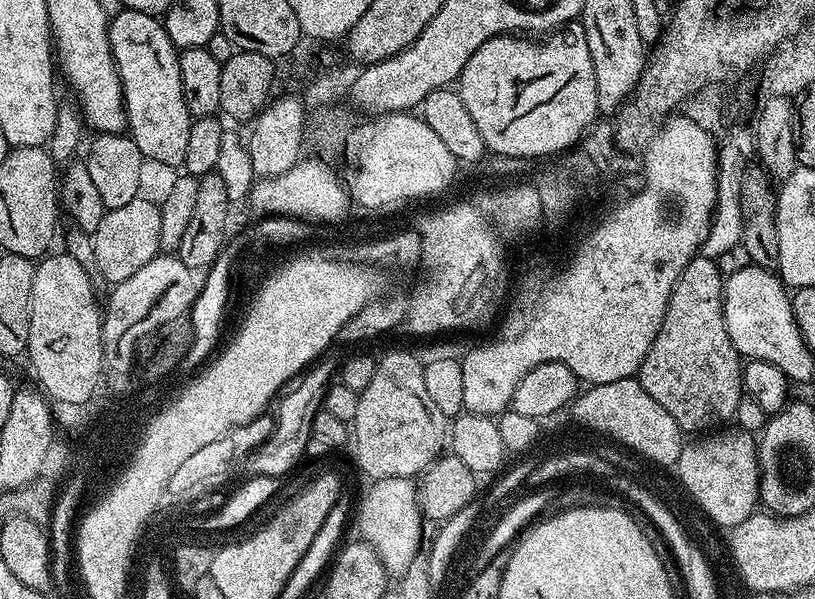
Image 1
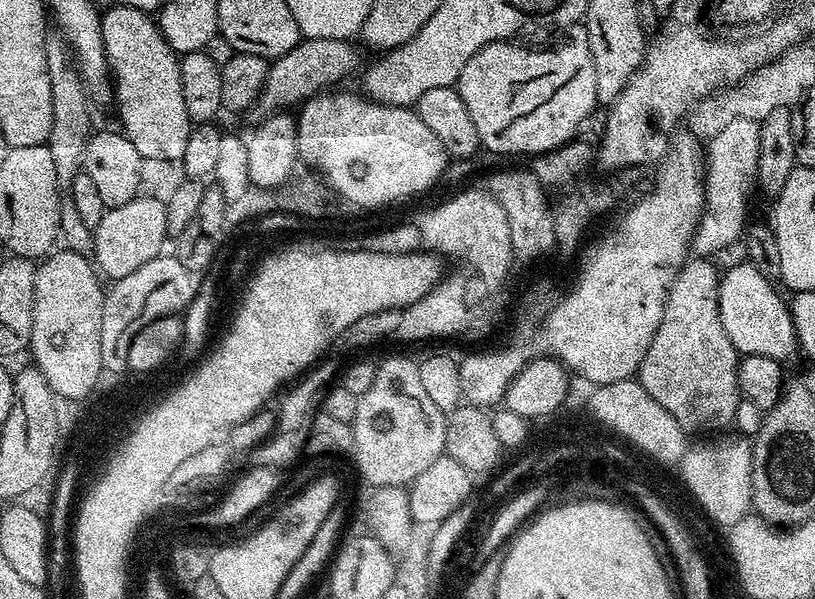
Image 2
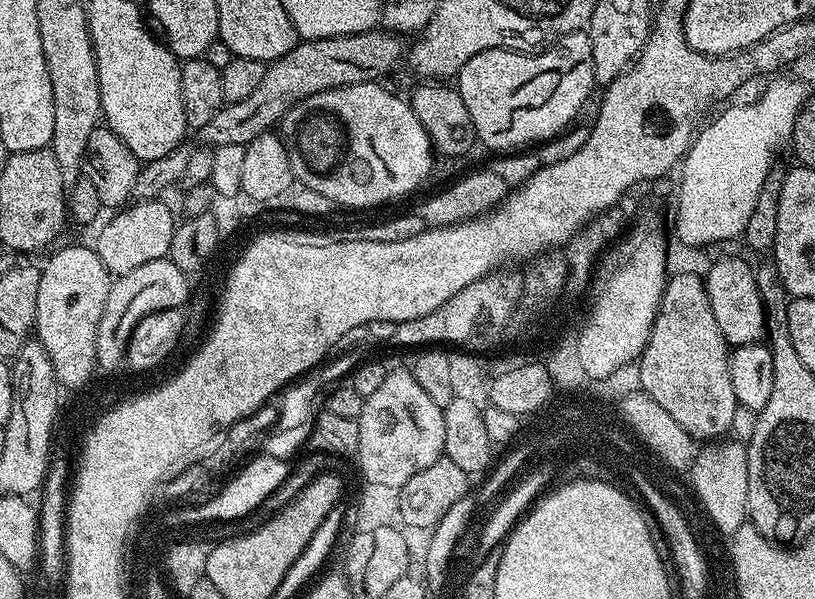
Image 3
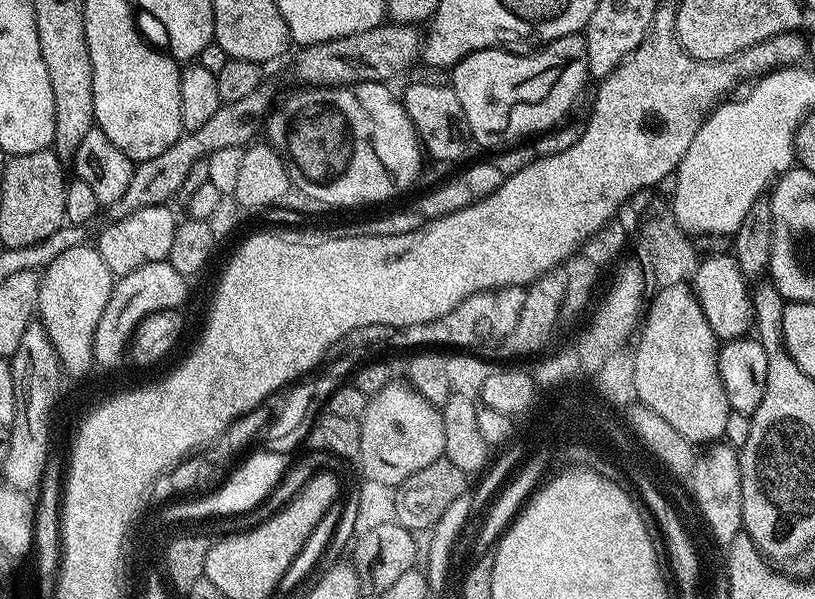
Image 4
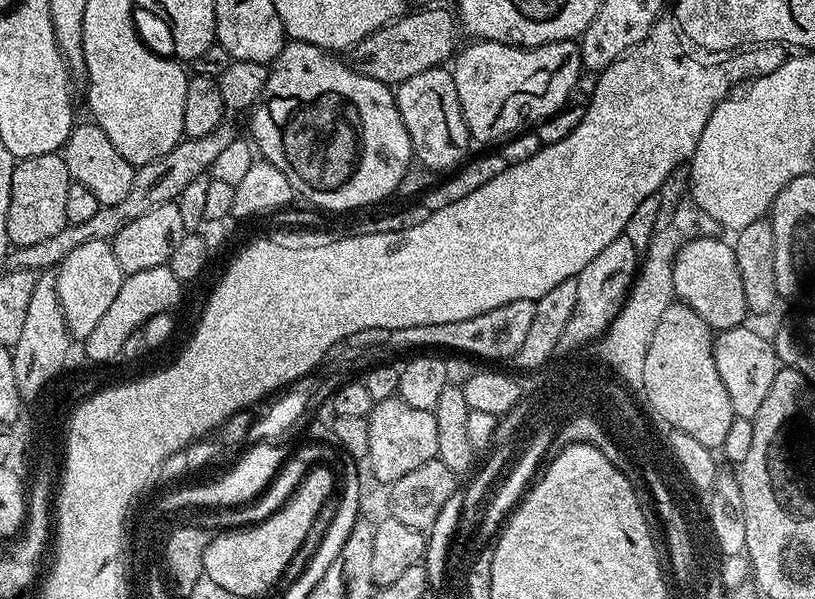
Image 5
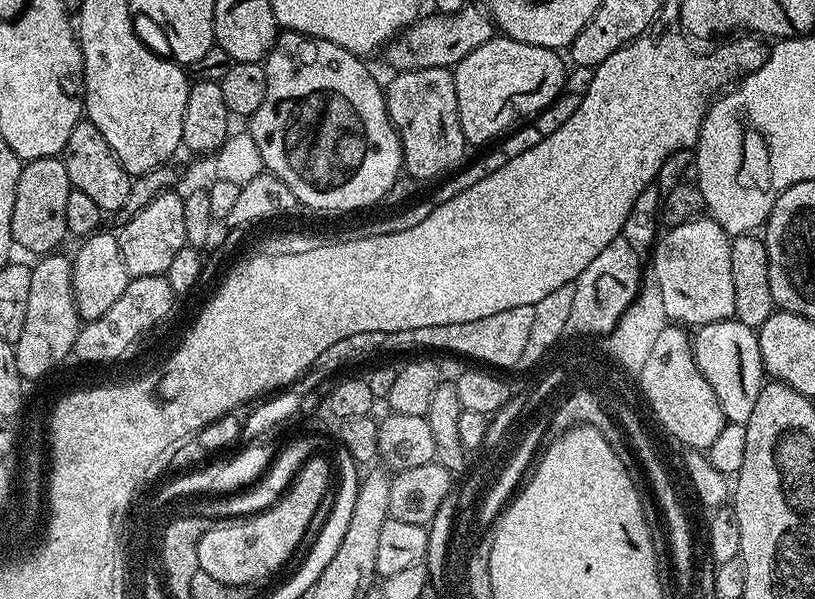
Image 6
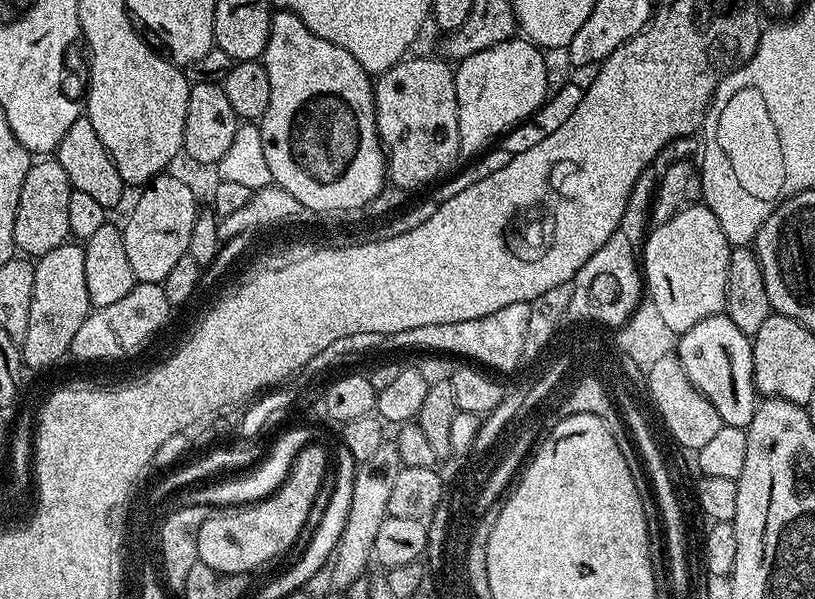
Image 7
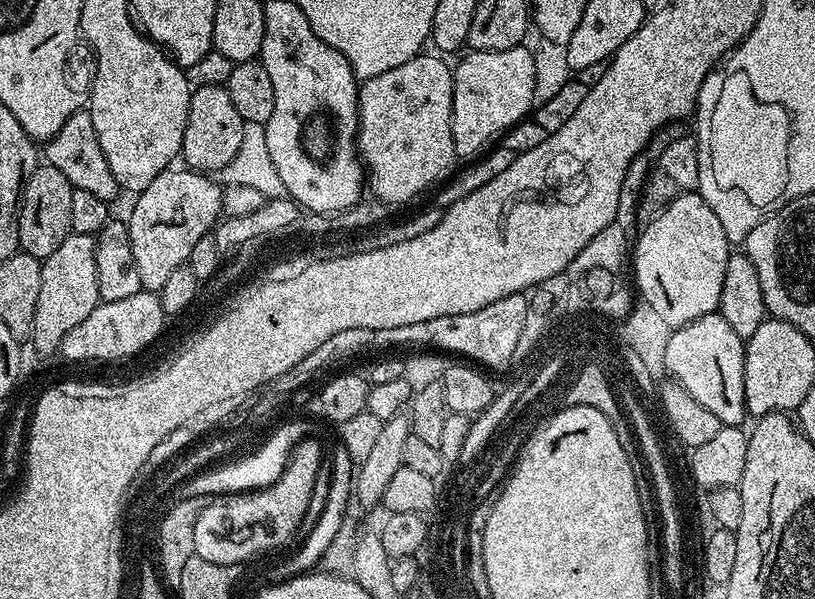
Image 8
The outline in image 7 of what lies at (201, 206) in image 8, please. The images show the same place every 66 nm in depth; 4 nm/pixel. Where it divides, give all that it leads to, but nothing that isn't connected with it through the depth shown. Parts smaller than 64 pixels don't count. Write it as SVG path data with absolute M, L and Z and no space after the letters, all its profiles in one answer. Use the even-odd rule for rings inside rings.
M161 174L143 189L136 200L128 221L122 224L126 242L126 258L130 258L130 270L142 284L163 284L166 274L174 270L178 258L188 255L190 234L194 234L194 222L198 211L196 192L184 180Z

